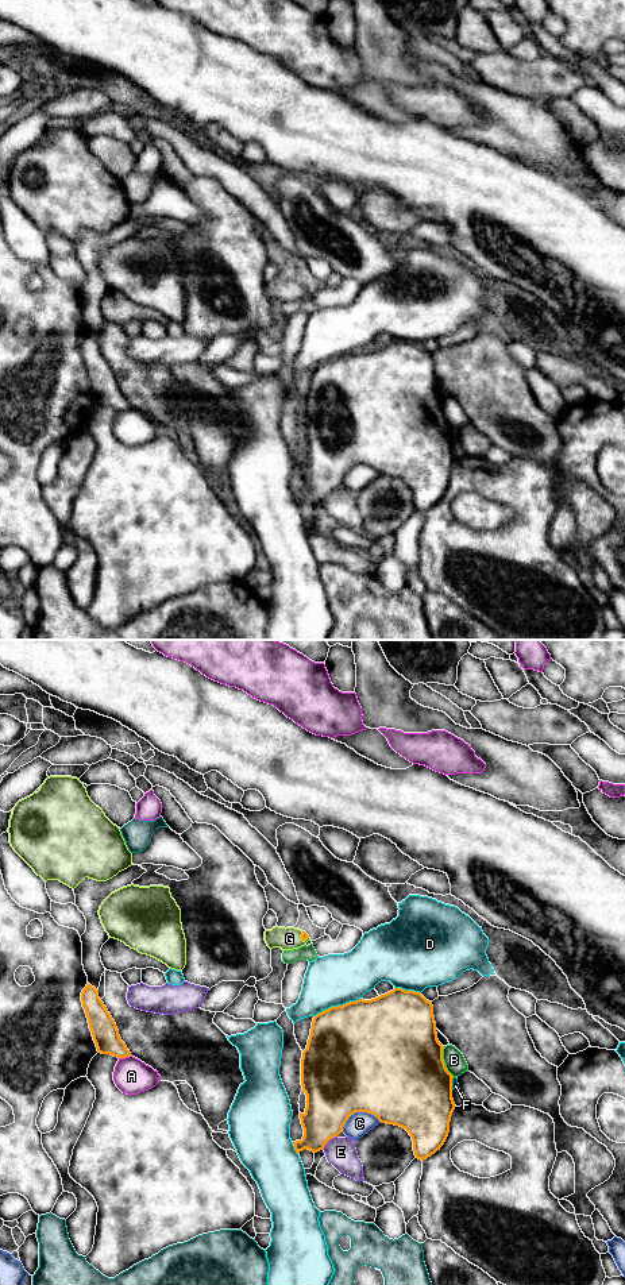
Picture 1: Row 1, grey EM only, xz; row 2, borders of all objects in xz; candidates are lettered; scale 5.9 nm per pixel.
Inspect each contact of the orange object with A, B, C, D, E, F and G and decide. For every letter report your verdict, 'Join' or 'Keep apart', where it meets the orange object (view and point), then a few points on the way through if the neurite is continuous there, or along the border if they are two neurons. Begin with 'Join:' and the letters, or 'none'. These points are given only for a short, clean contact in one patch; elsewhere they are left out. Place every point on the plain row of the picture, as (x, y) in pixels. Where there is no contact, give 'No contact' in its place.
Join: G
A: Keep apart. Touches orange at xz (124, 409)
B: Keep apart. Touches orange at xz (443, 413)
C: Keep apart. Touches orange at xz (358, 463)
D: Keep apart. Touches orange at xz (338, 358)
E: Keep apart. Touches orange at xz (328, 491)
F: Keep apart. Touches orange at xz (451, 436)
G: Join. Touches orange at xz (301, 289). Path across: xz (304, 288), (301, 289), (289, 290)

